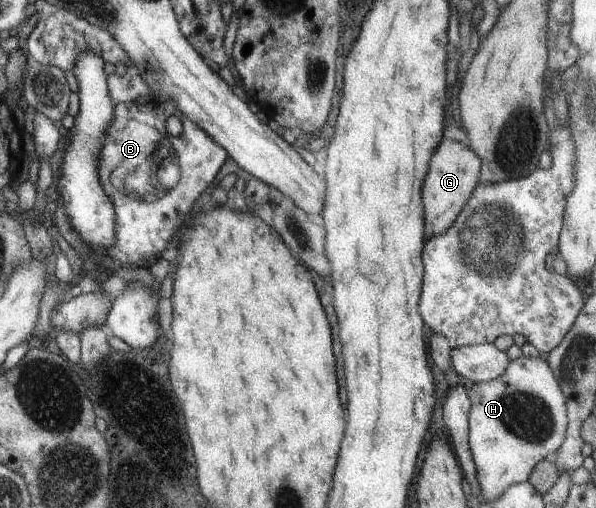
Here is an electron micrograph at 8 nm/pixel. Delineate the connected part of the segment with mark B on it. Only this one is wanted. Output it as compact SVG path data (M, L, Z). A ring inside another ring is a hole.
M150 99L145 105L139 105L136 101L114 105L109 128L97 154L99 182L115 211L115 241L112 247L105 250L104 255L113 260L126 261L126 265L132 267L147 269L152 260L160 258L160 251L164 251L170 241L176 241L184 215L190 212L195 198L212 183L226 157L226 151L213 142L203 129L194 125L170 100L155 102ZM171 115L177 117L182 125L182 132L176 136L170 136L164 129L164 122Z

